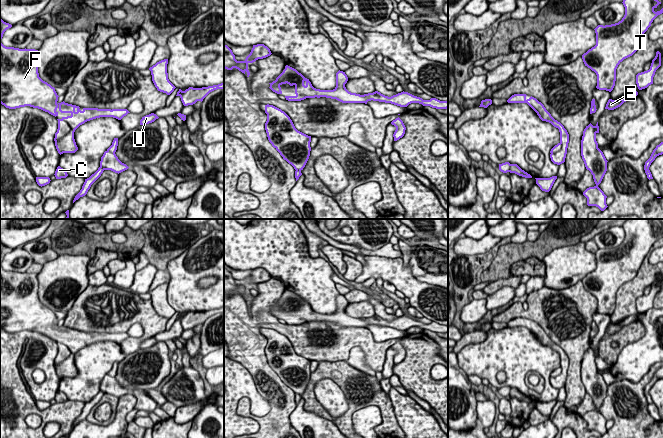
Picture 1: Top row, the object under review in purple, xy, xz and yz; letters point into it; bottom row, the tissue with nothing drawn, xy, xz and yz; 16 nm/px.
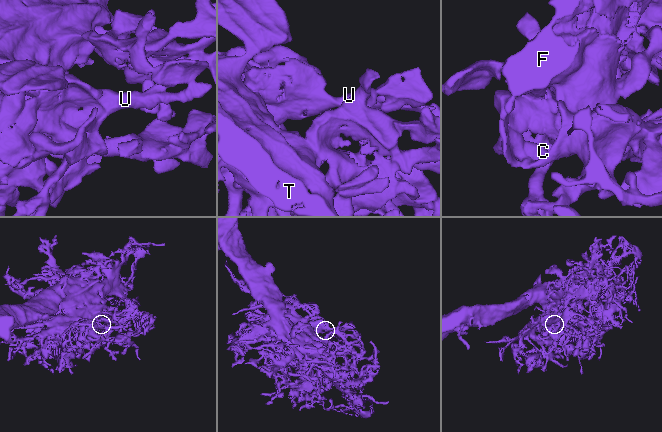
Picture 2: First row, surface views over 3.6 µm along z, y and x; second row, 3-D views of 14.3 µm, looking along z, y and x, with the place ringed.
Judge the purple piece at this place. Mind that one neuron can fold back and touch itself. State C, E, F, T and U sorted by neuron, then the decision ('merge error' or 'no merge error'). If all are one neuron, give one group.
C E F T U; no merge error

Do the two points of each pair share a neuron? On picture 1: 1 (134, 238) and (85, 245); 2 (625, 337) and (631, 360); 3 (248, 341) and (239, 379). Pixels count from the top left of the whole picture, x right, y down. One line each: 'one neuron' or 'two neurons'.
1: one neuron
2: two neurons
3: two neurons

